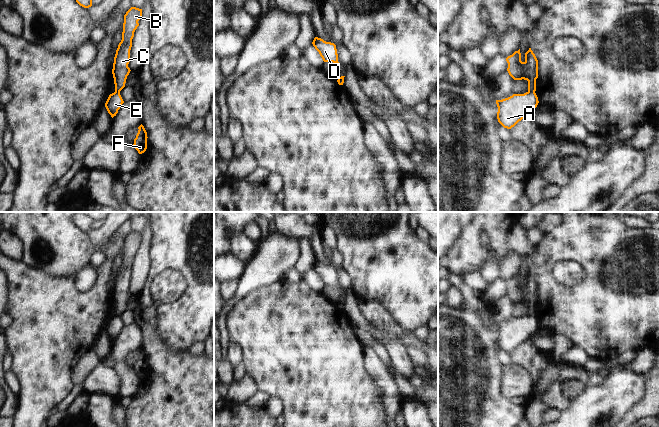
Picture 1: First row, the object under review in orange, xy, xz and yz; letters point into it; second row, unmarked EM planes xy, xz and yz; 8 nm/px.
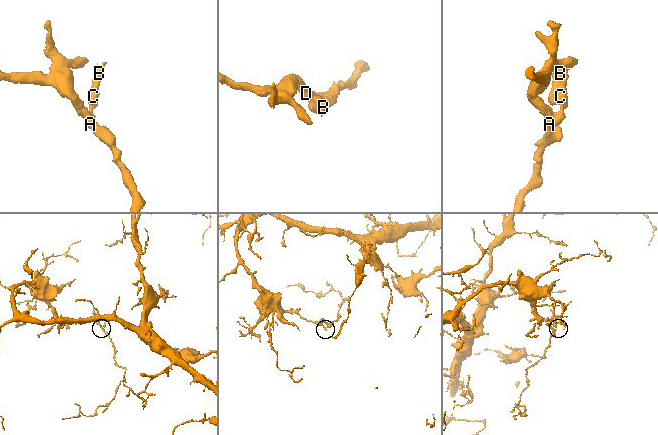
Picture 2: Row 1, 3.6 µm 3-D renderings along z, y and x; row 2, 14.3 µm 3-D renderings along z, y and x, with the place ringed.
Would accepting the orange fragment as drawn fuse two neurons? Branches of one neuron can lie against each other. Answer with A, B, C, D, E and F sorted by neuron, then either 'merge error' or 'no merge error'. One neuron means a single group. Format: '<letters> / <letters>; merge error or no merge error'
A D E F / B C; merge error

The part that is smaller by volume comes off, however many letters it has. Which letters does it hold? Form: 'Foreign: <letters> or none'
Foreign: B, C

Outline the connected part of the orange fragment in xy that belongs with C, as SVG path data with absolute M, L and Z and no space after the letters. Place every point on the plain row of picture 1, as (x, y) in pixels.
M131 231L124 239L122 264L116 274L112 293L116 316L120 316L125 311L127 300L131 295L128 288L130 286L132 263L141 242L142 233L136 231Z

